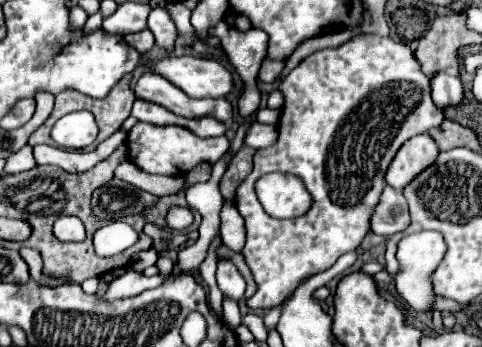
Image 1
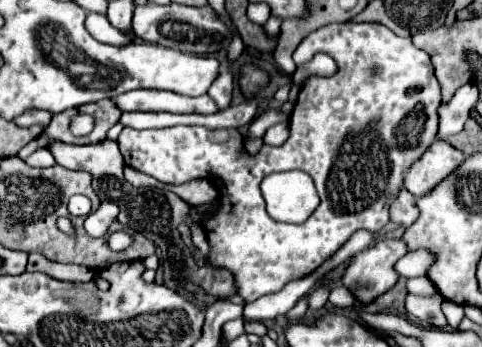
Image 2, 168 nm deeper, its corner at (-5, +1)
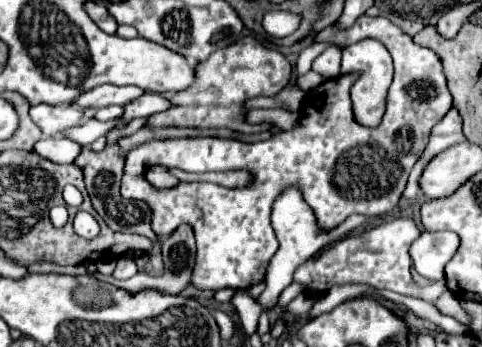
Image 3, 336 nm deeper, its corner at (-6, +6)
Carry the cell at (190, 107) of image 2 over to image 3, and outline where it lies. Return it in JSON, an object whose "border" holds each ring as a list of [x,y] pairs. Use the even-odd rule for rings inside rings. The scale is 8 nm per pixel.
{"border":[[[98,86],[98,88],[94,88],[92,92],[86,92],[86,94],[82,94],[78,100],[74,100],[74,104],[76,106],[80,106],[80,108],[86,108],[86,106],[90,106],[90,108],[96,108],[96,110],[100,110],[100,108],[106,108],[106,106],[112,106],[112,104],[118,104],[118,106],[126,106],[126,104],[130,104],[132,100],[136,100],[136,98],[140,98],[144,92],[142,92],[142,88],[134,88],[134,86]]]}

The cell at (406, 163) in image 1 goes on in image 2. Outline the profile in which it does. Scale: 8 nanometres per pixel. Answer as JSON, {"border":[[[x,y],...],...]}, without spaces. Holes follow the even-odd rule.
{"border":[[[435,141],[405,175],[405,189],[415,197],[423,197],[433,191],[445,177],[449,177],[461,163],[465,153],[449,145],[447,141]]]}

